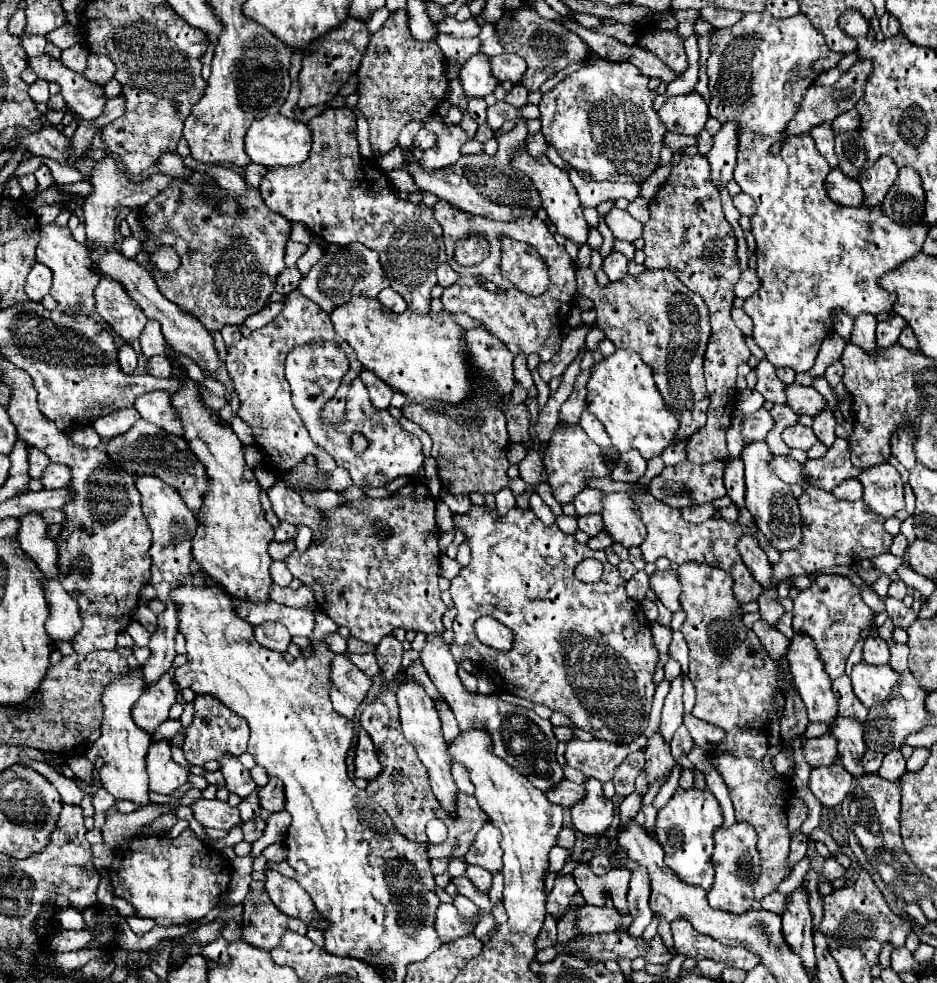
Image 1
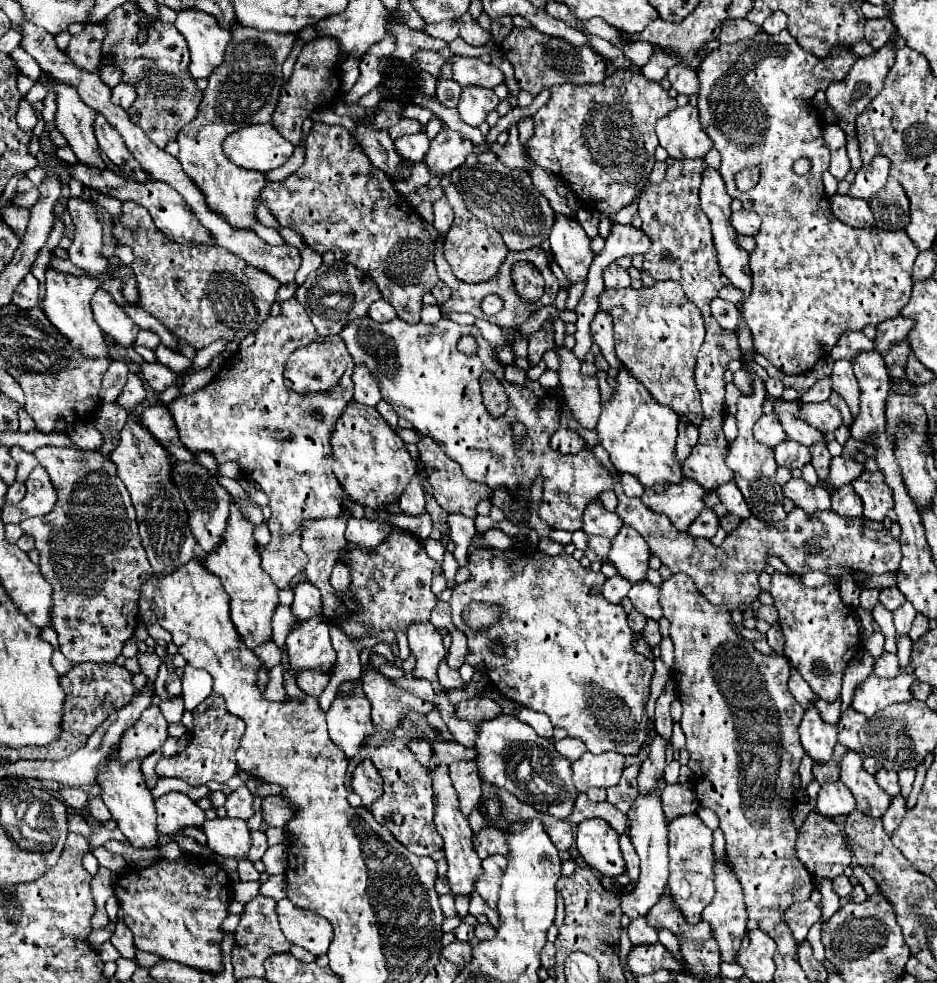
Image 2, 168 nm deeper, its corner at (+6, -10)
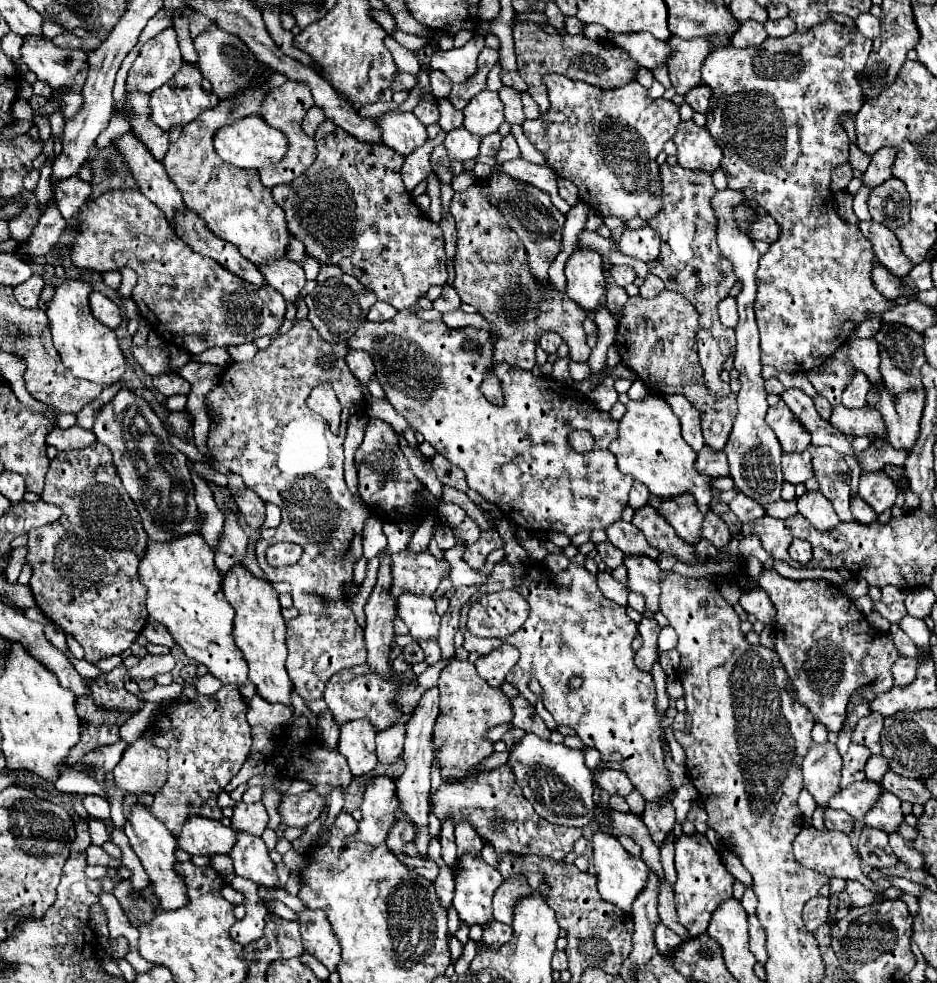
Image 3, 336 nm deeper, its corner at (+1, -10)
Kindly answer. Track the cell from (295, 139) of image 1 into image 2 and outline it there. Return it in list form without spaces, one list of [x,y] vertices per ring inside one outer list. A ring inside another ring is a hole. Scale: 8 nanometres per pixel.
[[[260,123],[230,133],[224,141],[224,153],[242,169],[266,173],[284,165],[294,153],[294,145],[286,141],[272,123]]]

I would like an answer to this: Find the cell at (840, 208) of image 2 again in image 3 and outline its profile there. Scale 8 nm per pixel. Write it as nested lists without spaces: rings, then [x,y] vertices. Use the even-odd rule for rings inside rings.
[[[859,221],[857,223],[861,233],[873,243],[873,251],[881,265],[885,265],[891,273],[897,277],[905,277],[911,271],[911,261],[901,251],[901,245],[893,231],[889,231],[885,225],[879,225],[877,221]]]

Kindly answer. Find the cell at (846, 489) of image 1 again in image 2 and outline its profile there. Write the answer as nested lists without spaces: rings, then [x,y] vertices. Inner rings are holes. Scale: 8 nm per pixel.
[[[852,485],[838,487],[832,493],[832,511],[836,511],[842,517],[862,517],[862,501],[854,493]]]

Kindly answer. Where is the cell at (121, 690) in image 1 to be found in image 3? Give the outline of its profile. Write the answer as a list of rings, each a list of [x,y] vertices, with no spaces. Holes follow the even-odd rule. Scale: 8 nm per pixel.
[[[135,803],[131,807],[131,815],[125,821],[125,835],[129,837],[131,849],[137,853],[137,857],[141,859],[153,887],[155,887],[155,895],[159,897],[163,909],[179,909],[181,905],[187,903],[187,895],[185,895],[185,885],[183,879],[173,871],[175,865],[175,839],[169,833],[169,829],[151,813],[151,807],[143,805],[143,803]]]

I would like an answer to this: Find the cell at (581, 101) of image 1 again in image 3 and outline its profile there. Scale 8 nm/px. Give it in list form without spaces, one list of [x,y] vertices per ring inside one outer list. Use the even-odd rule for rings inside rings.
[[[563,75],[545,77],[551,109],[535,121],[525,121],[523,131],[533,147],[543,153],[545,163],[563,179],[569,179],[579,189],[579,199],[603,217],[619,217],[629,221],[633,217],[651,219],[659,211],[659,165],[657,155],[663,151],[663,143],[675,135],[681,121],[679,105],[667,99],[651,99],[647,89],[637,81],[631,81],[619,89],[595,89],[587,83],[573,81]]]

